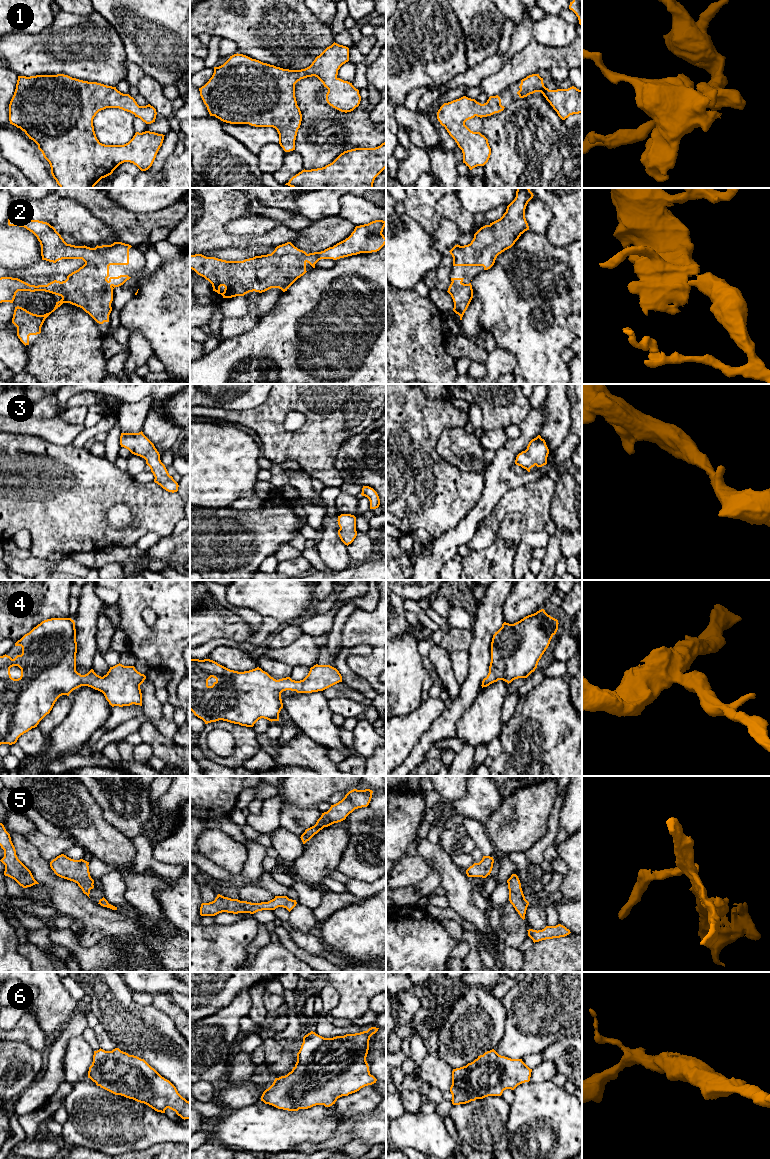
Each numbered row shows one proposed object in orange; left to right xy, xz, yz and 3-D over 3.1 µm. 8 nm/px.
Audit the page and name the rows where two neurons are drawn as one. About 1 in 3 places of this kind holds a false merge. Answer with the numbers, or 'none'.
none

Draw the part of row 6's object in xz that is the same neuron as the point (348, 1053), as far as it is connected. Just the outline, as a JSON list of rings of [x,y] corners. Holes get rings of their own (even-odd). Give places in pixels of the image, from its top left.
[[[379,1028],[324,1038],[311,1031],[303,1037],[292,1071],[275,1078],[261,1101],[278,1109],[298,1111],[316,1105],[330,1107],[342,1096],[376,1083],[366,1057],[370,1037]]]

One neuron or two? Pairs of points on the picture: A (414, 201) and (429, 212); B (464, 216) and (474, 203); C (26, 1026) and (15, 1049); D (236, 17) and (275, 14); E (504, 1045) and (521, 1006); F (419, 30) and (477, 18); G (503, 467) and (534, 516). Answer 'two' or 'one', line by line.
A: one
B: two
C: two
D: one
E: one
F: two
G: two

